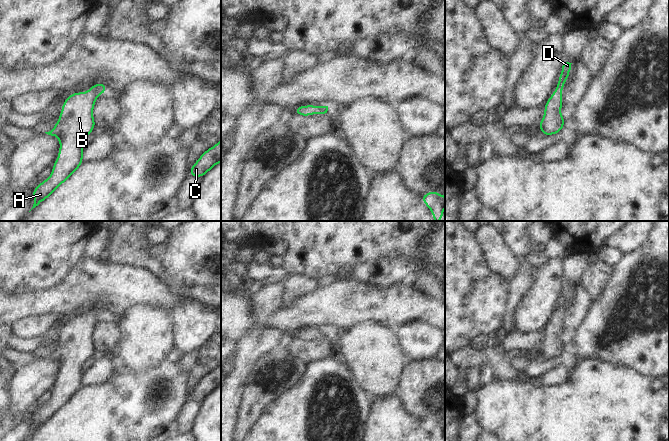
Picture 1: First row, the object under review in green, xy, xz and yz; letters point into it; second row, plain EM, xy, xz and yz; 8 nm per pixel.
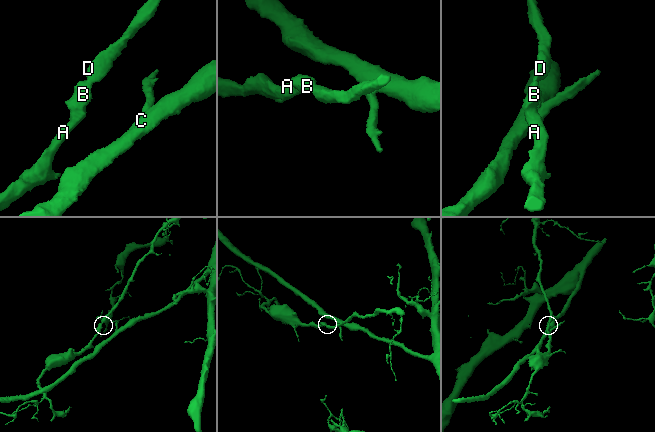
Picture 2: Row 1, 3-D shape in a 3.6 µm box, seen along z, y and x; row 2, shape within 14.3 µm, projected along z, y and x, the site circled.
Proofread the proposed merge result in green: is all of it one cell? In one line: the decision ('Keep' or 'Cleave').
Keep.

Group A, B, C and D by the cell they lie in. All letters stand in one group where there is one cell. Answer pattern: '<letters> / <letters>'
A B C D

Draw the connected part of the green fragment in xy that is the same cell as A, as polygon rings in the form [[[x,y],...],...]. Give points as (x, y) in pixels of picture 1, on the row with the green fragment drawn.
[[[100,82],[86,92],[71,93],[63,102],[57,123],[51,131],[45,132],[59,139],[57,160],[51,166],[51,175],[32,191],[32,209],[50,197],[84,163],[82,142],[96,126],[93,110],[97,97],[107,91],[106,84]]]

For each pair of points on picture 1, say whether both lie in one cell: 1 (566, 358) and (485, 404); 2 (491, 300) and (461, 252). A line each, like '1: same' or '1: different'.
1: different
2: same

